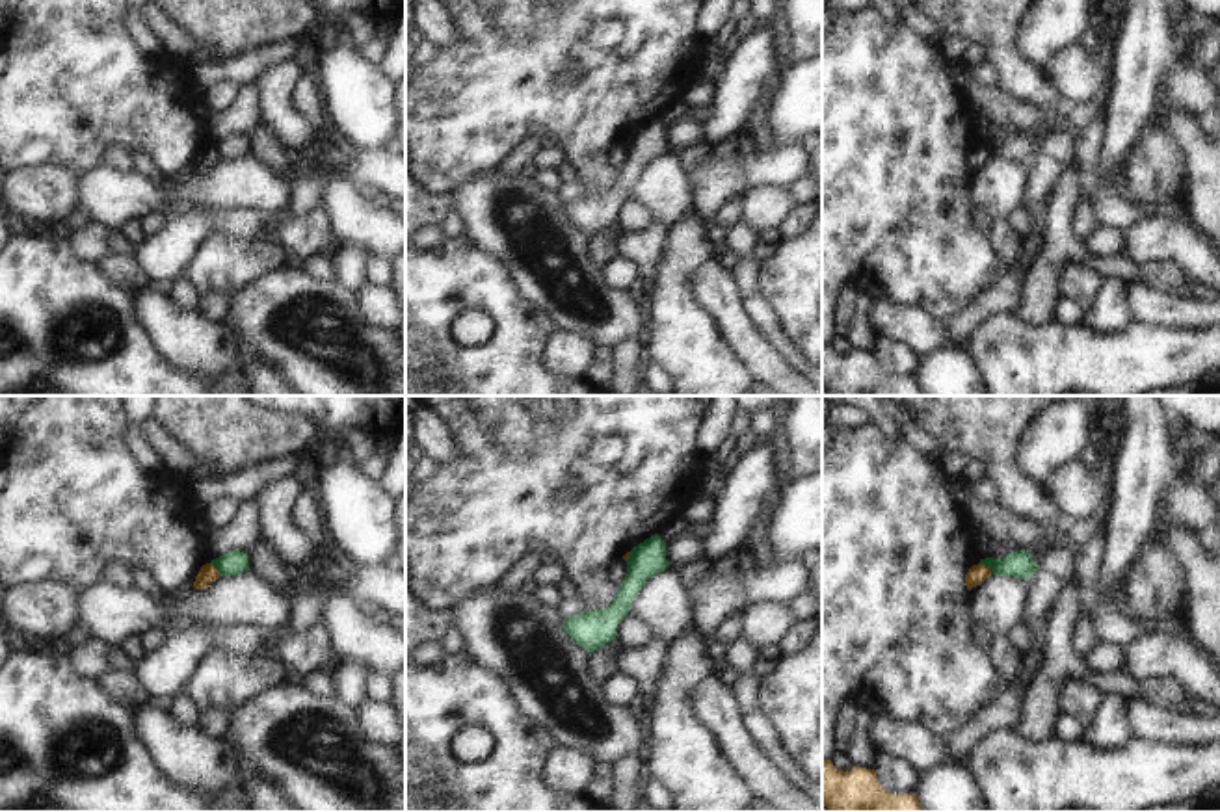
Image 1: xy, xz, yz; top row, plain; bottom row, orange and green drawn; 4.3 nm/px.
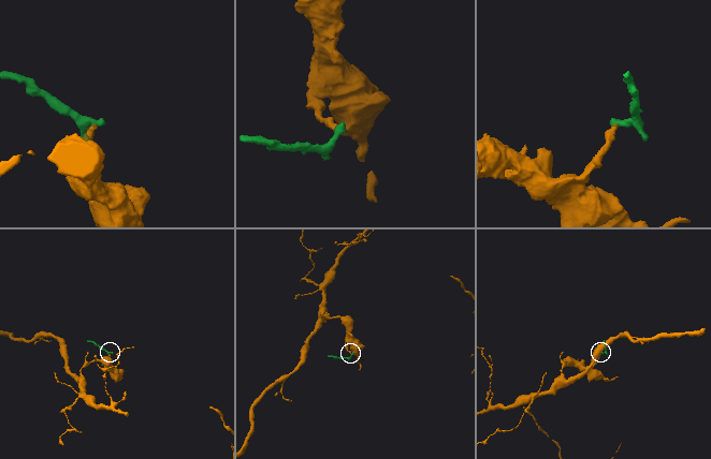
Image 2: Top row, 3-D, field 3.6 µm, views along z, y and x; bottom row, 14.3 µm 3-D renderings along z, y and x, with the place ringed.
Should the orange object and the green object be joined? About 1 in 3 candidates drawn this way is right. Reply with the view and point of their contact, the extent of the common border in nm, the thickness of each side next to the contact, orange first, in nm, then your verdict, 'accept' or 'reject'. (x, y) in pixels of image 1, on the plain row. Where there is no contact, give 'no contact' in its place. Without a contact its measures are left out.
meets orange in yz at (984, 149); contact 80 nm long; 80 nm thick on the orange side, 120 nm on the other; reject

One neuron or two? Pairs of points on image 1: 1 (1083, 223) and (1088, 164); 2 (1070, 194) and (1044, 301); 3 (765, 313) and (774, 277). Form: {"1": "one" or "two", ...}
{"1": "two", "2": "one", "3": "two"}

